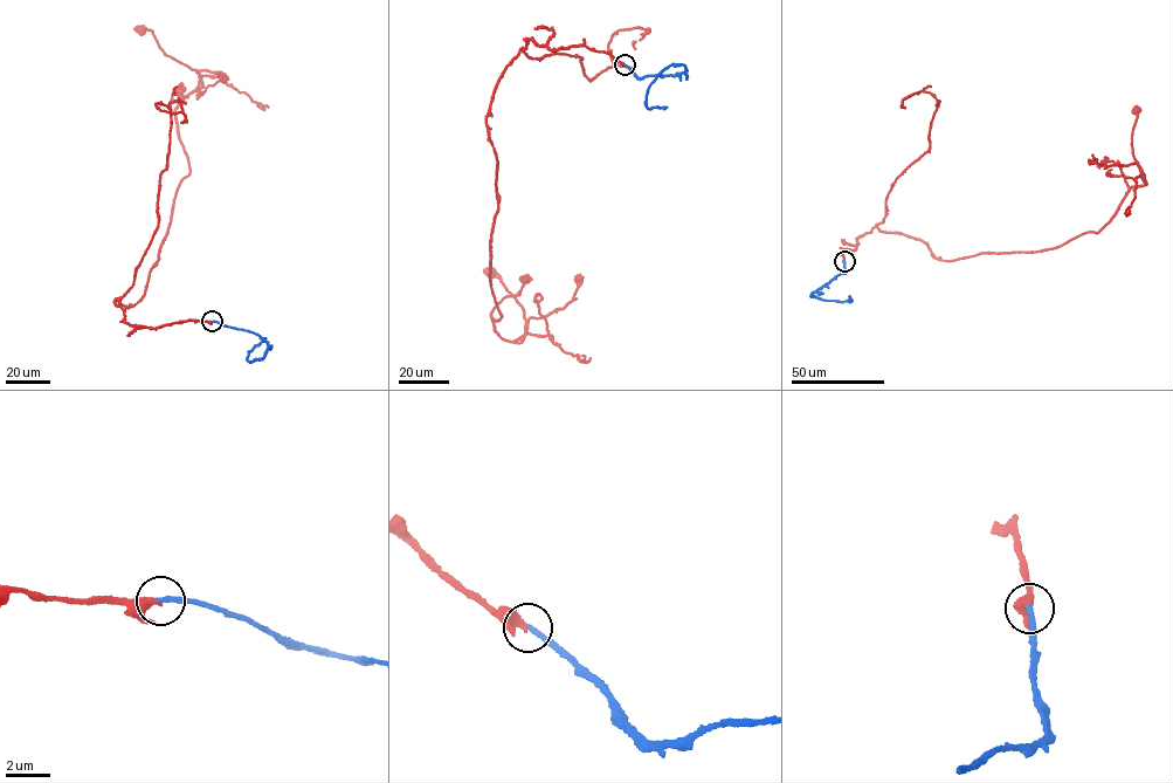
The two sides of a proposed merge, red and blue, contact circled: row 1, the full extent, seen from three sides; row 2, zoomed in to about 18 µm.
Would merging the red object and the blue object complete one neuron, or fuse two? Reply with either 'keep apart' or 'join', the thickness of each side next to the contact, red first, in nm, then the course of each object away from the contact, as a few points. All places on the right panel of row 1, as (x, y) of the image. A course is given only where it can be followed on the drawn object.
join | 360/260 nm | red via (844, 261), (875, 227), (922, 240), (943, 260), (1041, 252), (1098, 231), (1146, 184), (1131, 144), (1137, 110) | blue via (844, 261), (843, 273), (811, 295), (822, 300), (851, 301), (849, 296)

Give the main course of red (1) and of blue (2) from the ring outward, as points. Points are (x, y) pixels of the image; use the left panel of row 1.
1: (212, 321), (131, 324), (114, 301), (136, 304), (159, 258), (190, 171), (174, 110), (200, 75), (140, 29)
2: (212, 321), (250, 331), (264, 340), (266, 355), (250, 362), (247, 356), (266, 338)

